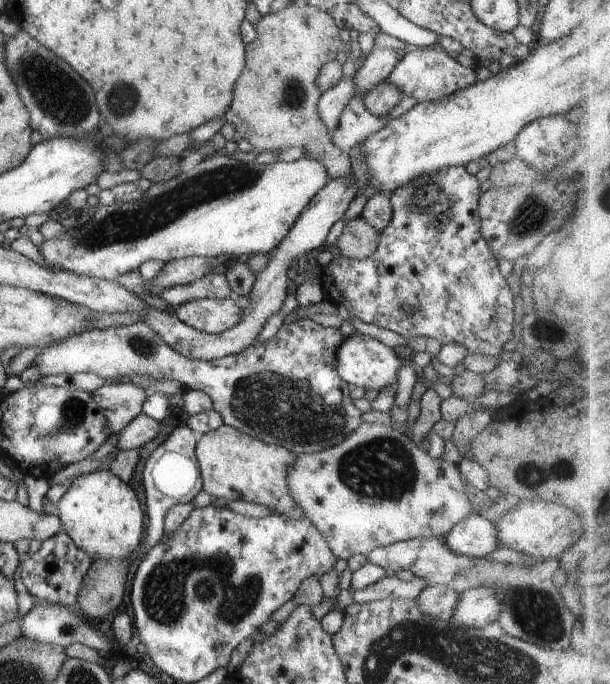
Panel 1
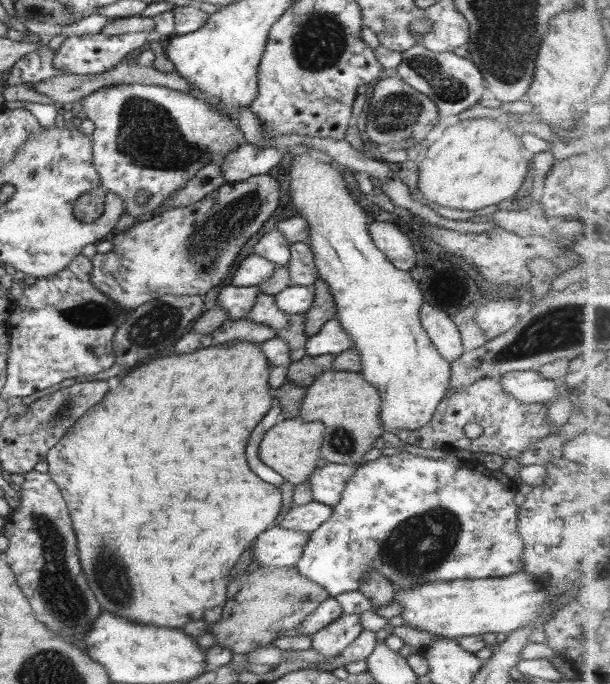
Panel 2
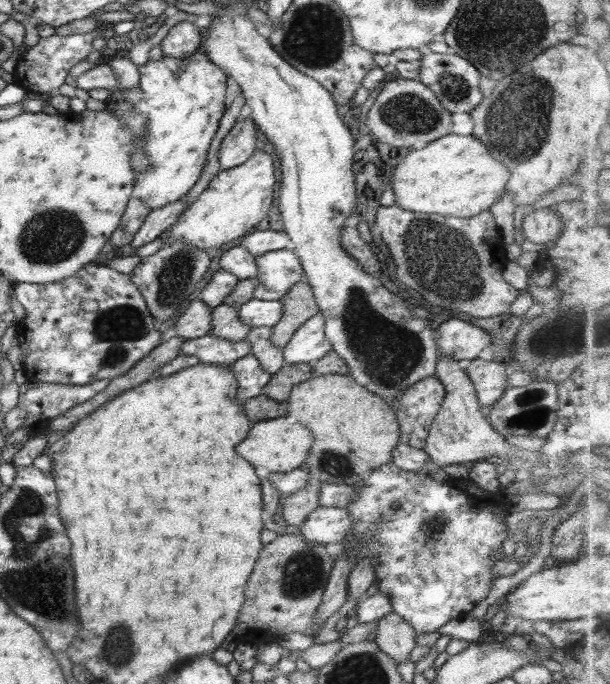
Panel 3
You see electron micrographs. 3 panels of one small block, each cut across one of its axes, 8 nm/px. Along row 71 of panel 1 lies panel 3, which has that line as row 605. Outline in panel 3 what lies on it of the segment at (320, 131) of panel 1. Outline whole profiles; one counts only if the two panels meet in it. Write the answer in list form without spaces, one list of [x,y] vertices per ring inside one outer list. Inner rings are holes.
[[[302,533],[278,534],[275,540],[263,545],[258,560],[251,572],[250,580],[247,580],[245,595],[246,600],[240,608],[238,618],[232,634],[244,632],[244,628],[250,632],[264,632],[270,636],[284,636],[290,632],[302,632],[313,637],[319,632],[321,626],[316,623],[316,612],[322,602],[324,587],[330,576],[330,571],[335,565],[335,556],[327,545],[310,543]]]

